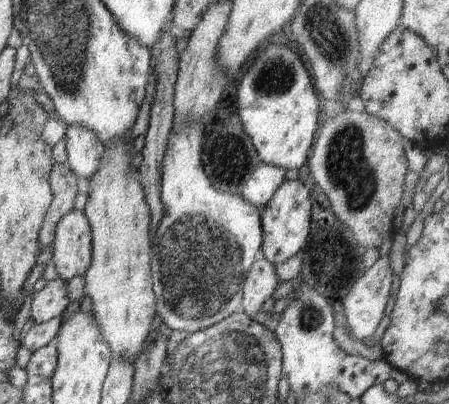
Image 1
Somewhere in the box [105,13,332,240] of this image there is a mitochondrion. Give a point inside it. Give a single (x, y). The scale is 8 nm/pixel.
(276, 75)

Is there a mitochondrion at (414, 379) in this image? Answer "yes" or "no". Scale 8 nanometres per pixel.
no

